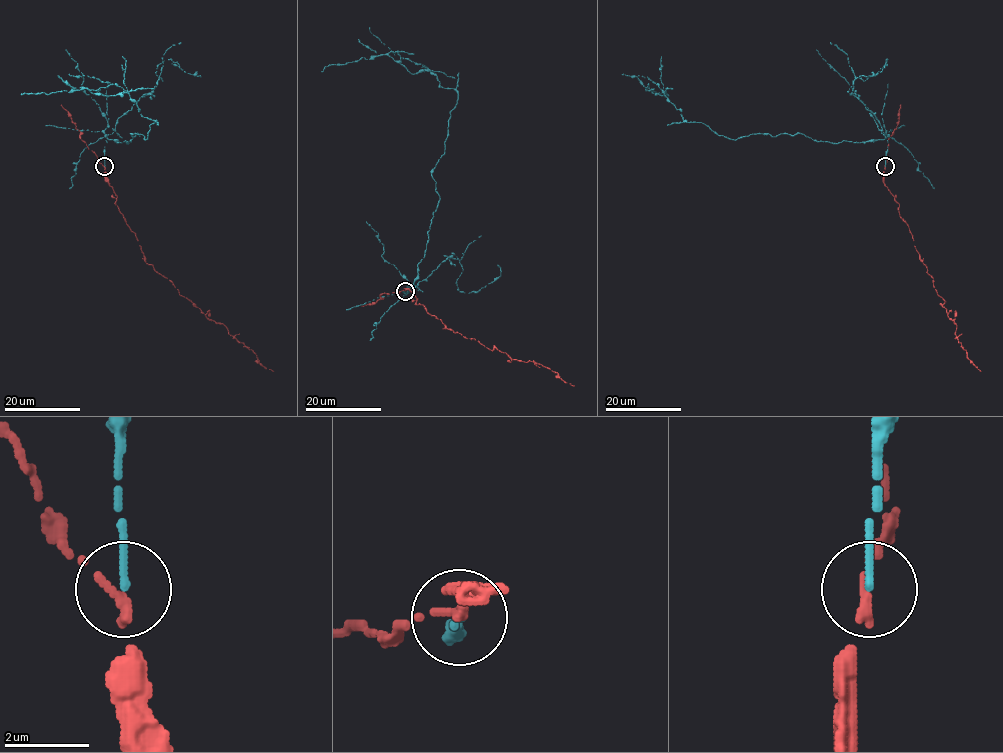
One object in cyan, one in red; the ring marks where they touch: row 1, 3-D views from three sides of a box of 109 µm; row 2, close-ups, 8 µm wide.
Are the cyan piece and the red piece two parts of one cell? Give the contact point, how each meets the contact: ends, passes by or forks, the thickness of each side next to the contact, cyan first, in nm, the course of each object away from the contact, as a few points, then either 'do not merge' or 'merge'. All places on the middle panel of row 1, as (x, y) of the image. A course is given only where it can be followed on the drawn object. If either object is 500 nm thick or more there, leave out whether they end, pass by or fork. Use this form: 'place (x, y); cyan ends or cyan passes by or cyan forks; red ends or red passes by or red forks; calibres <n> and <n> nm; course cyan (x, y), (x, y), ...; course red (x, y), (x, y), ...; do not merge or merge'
place (405, 291); cyan ends; red passes by; calibres 150 and 200 nm; course cyan (405, 290), (429, 239), (439, 195), (432, 170), (457, 93), (386, 54), (321, 72); course red (405, 290), (409, 290), (418, 299), (417, 305), (423, 305), (445, 327), (512, 359), (547, 367), (574, 386); do not merge

